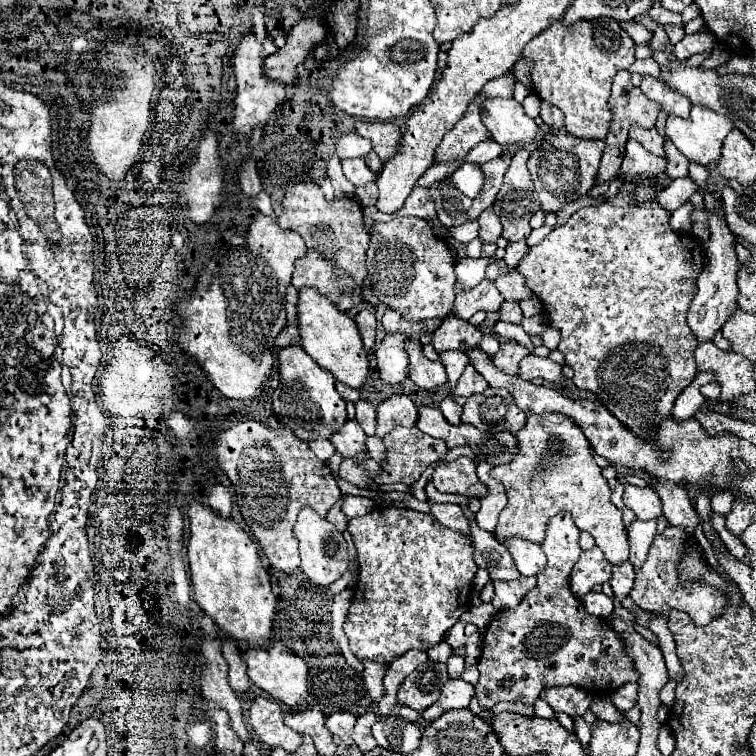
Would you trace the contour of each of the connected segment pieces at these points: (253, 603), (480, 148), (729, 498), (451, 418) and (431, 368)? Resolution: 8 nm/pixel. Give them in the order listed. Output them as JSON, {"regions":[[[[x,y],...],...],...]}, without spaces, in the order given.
{"regions":[[[[191,503],[187,515],[191,521],[187,557],[195,601],[229,639],[247,641],[249,645],[259,647],[267,645],[271,639],[277,597],[271,591],[269,575],[255,543],[235,521],[219,517],[205,505]]],[[[487,141],[483,145],[477,145],[469,155],[467,161],[475,161],[475,163],[489,163],[497,157],[503,155],[503,147],[497,141]]],[[[715,493],[715,495],[711,497],[711,507],[713,507],[715,513],[719,513],[719,515],[725,513],[725,515],[727,515],[727,513],[731,511],[733,501],[735,501],[733,493]]],[[[447,397],[447,399],[441,401],[441,413],[445,415],[445,419],[451,425],[459,425],[461,423],[461,411],[463,411],[463,407],[457,405],[453,397]]],[[[411,339],[405,341],[405,351],[409,355],[409,379],[421,389],[435,389],[447,383],[445,365],[439,361],[429,361],[423,355],[423,347],[413,343]]]]}

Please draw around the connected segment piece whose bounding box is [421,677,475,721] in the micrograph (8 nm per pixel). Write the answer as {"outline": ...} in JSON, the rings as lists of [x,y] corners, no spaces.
{"outline":[[[461,677],[459,679],[449,679],[443,689],[441,689],[441,697],[435,701],[435,705],[427,707],[421,715],[425,721],[433,721],[439,715],[443,715],[445,711],[451,709],[465,709],[469,707],[469,701],[475,695],[475,687],[471,683],[465,683]]]}

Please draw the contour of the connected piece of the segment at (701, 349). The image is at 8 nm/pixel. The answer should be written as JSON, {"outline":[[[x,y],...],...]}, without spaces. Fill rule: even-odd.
{"outline":[[[703,341],[695,349],[697,373],[713,373],[719,383],[719,401],[733,403],[737,397],[755,391],[755,363],[739,353],[721,351],[713,341]]]}

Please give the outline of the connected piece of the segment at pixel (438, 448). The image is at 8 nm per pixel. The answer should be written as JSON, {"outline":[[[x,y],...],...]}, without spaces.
{"outline":[[[407,427],[393,429],[391,433],[387,433],[383,443],[387,445],[387,465],[383,465],[383,473],[379,477],[375,477],[377,485],[393,485],[393,483],[413,485],[433,461],[439,461],[449,451],[445,441],[427,437],[417,427],[415,429],[407,429]]]}

